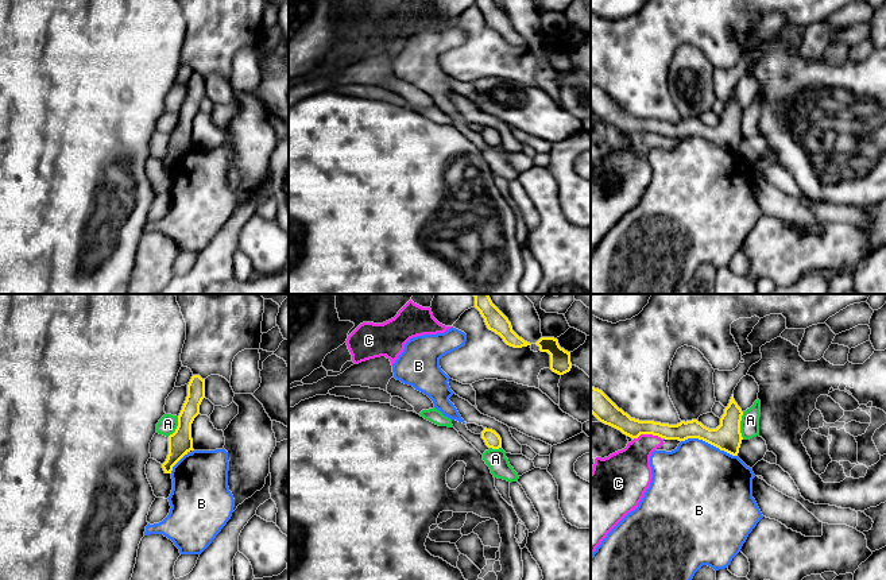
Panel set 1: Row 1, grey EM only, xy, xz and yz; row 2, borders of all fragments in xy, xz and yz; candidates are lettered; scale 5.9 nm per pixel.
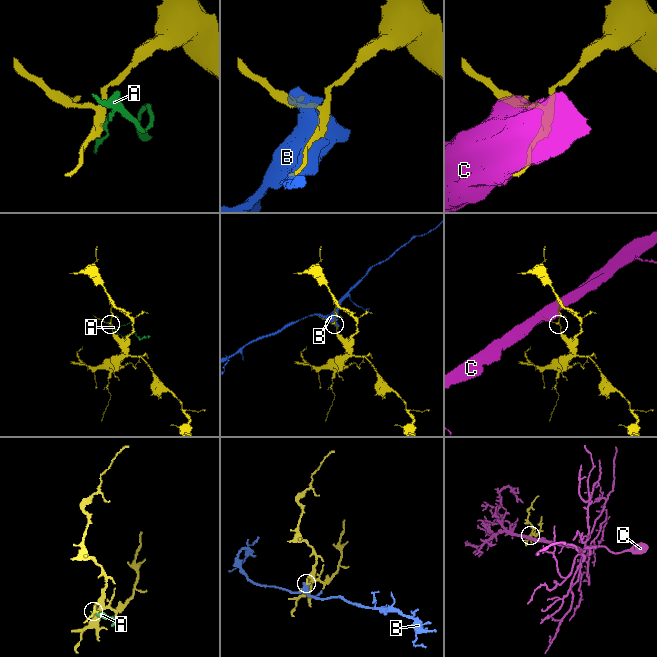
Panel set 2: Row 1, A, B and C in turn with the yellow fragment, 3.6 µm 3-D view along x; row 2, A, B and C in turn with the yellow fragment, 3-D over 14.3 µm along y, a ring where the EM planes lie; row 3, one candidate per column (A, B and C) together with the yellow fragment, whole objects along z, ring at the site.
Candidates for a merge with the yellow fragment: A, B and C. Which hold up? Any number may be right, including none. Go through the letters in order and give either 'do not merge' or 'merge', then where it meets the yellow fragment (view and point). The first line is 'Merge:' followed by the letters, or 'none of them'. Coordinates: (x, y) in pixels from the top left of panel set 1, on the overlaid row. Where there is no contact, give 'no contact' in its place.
Merge: none of them
A: do not merge | yz (739, 425)
B: do not merge | yz (710, 443)
C: do not merge | yz (646, 433)

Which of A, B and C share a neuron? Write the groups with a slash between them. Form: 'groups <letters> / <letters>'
groups A / B / C

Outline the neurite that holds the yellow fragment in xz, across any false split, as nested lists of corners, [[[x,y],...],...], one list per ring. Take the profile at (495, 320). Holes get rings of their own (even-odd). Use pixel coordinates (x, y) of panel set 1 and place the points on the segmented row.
[[[473,294],[473,297],[475,308],[480,312],[487,328],[499,335],[507,345],[514,348],[531,345],[512,330],[508,318],[492,303],[488,294]]]

